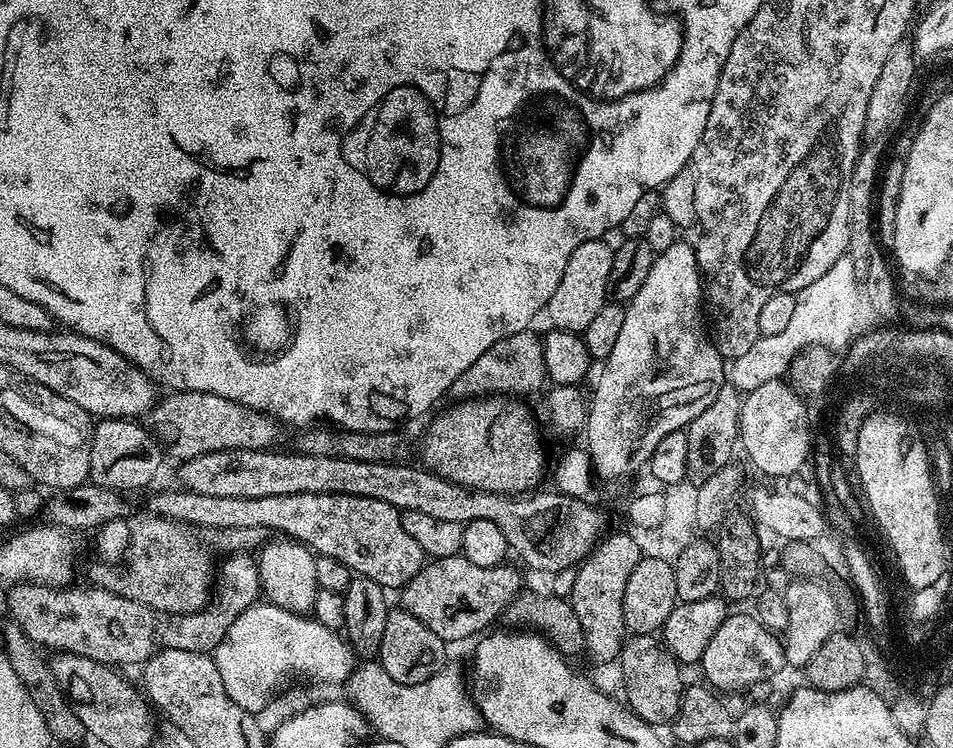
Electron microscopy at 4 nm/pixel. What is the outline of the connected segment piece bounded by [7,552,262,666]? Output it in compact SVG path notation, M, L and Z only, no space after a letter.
M233 552L219 561L214 572L214 591L208 604L200 612L185 616L171 616L169 612L155 612L138 602L105 592L96 586L49 586L16 582L8 588L7 615L26 635L53 653L69 652L82 658L94 658L103 664L143 666L162 650L190 650L211 653L226 630L234 626L234 618L261 599L260 571L256 556L247 552Z

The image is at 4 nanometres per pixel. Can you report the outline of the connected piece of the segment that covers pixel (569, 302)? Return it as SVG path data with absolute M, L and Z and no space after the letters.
M604 238L582 242L582 246L570 254L570 262L566 262L566 270L562 270L562 282L558 282L546 309L546 317L553 329L583 334L598 310L609 299L608 279L614 248L608 242Z

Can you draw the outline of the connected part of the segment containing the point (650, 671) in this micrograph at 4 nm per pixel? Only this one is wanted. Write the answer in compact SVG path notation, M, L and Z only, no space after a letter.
M629 635L620 648L618 665L624 679L624 696L627 707L646 723L653 726L671 725L682 706L686 679L680 673L682 664L675 658L668 660L648 660L649 637Z

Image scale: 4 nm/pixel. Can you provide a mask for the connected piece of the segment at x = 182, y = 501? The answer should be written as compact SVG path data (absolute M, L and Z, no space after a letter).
M164 488L161 492L154 493L148 500L147 511L153 516L191 524L197 530L263 528L269 533L299 540L301 544L308 545L313 553L338 558L338 562L346 565L353 574L373 579L385 590L403 588L404 584L410 582L410 578L414 578L414 574L418 574L418 570L422 570L426 563L422 546L418 546L418 542L414 542L414 538L410 538L410 534L406 534L406 530L402 527L400 509L378 498L366 498L354 494L278 494L270 498L218 498L210 494L198 494L176 488Z

